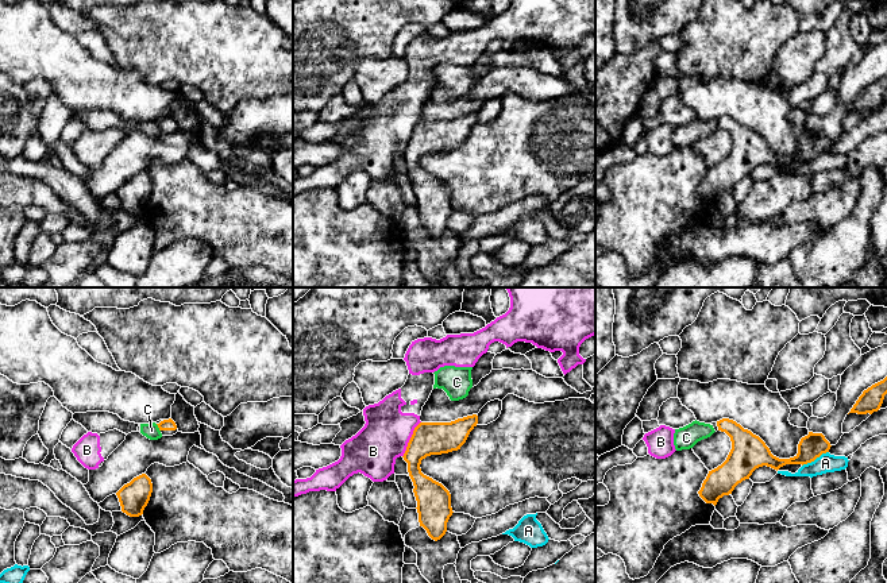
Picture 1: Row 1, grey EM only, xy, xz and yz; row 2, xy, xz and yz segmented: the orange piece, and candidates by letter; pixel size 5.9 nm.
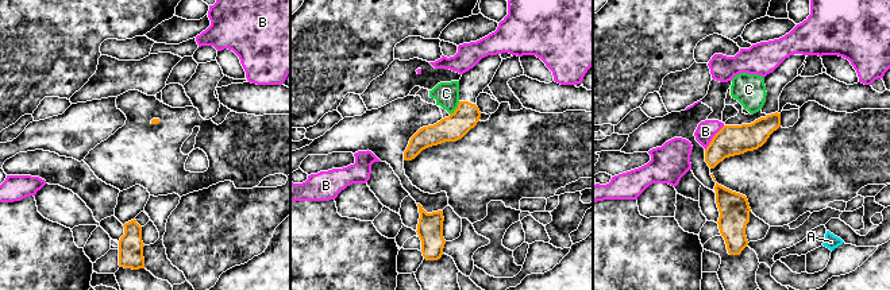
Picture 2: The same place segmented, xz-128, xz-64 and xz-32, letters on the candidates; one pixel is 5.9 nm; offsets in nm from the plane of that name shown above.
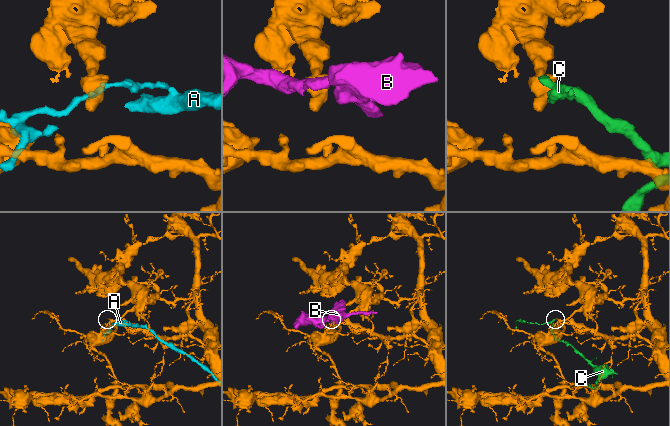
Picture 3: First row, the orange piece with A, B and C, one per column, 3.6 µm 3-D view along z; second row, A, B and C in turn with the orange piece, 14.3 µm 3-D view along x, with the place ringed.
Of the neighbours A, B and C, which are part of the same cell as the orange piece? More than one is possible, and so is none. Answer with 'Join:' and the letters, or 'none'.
Join: none

